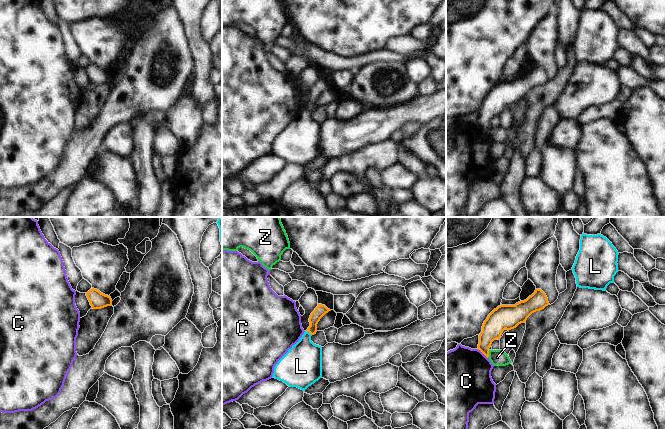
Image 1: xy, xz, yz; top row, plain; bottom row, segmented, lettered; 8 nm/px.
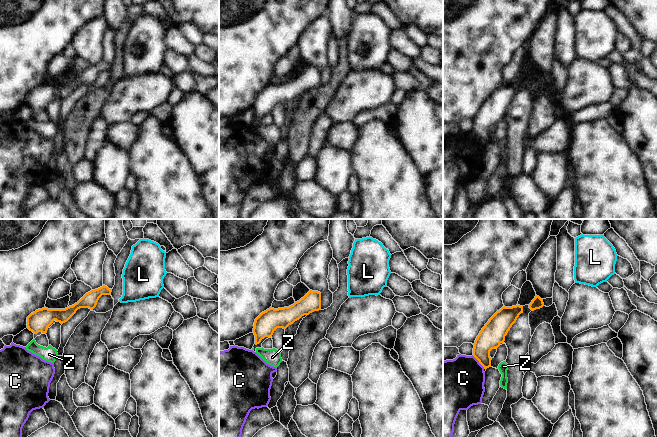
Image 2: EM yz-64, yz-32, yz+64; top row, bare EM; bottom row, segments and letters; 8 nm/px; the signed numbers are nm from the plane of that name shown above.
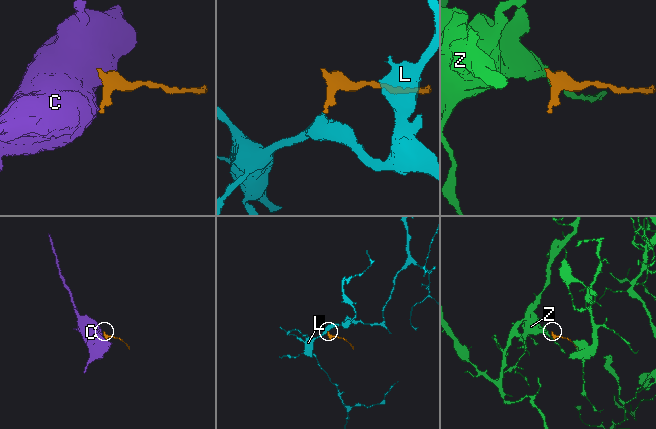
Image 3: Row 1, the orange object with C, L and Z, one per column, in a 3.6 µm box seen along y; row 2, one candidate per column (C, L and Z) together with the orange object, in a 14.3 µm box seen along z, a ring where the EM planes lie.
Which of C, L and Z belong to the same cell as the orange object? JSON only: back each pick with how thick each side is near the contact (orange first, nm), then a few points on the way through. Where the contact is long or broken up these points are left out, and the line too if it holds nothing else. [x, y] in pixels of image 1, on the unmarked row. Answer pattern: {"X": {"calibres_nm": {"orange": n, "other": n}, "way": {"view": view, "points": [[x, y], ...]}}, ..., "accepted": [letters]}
{"L": {"calibres_nm": {"orange": 90, "other": 300}, "way": {"view": "xz", "points": [[320, 86], [309, 108], [305, 116], [303, 138]]}}, "accepted": ["L"]}

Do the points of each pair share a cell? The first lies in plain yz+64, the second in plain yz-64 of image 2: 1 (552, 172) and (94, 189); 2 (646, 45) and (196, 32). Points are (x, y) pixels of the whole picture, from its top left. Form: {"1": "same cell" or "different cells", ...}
{"1": "different cells", "2": "same cell"}

